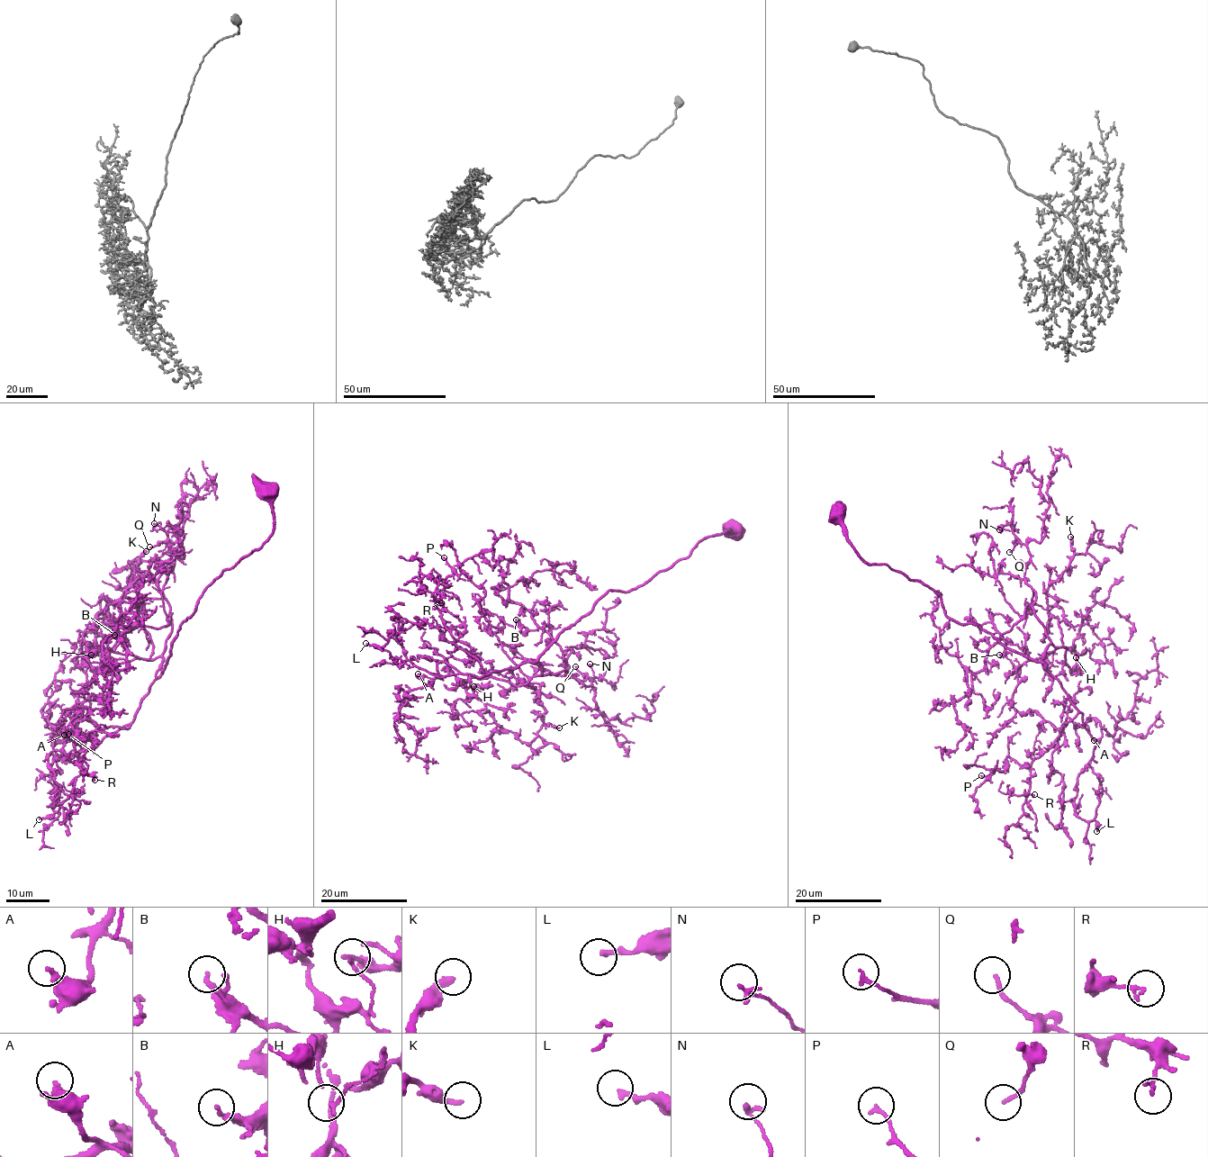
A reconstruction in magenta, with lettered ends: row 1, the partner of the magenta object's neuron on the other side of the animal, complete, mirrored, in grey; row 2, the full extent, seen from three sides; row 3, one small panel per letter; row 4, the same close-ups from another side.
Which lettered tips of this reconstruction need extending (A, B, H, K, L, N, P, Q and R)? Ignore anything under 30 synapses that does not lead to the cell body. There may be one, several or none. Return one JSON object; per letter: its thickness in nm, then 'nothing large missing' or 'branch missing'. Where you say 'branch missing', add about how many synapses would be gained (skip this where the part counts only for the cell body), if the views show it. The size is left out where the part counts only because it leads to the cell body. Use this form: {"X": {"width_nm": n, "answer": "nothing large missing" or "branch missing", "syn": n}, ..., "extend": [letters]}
{"A": {"width_nm": 220, "answer": "nothing large missing"}, "B": {"width_nm": 170, "answer": "nothing large missing"}, "H": {"width_nm": 140, "answer": "nothing large missing"}, "K": {"width_nm": 240, "answer": "branch missing", "syn": 90}, "L": {"width_nm": 200, "answer": "nothing large missing"}, "N": {"width_nm": 180, "answer": "nothing large missing"}, "P": {"width_nm": 160, "answer": "nothing large missing"}, "Q": {"width_nm": 150, "answer": "nothing large missing"}, "R": {"width_nm": 160, "answer": "nothing large missing"}, "extend": ["K"]}

